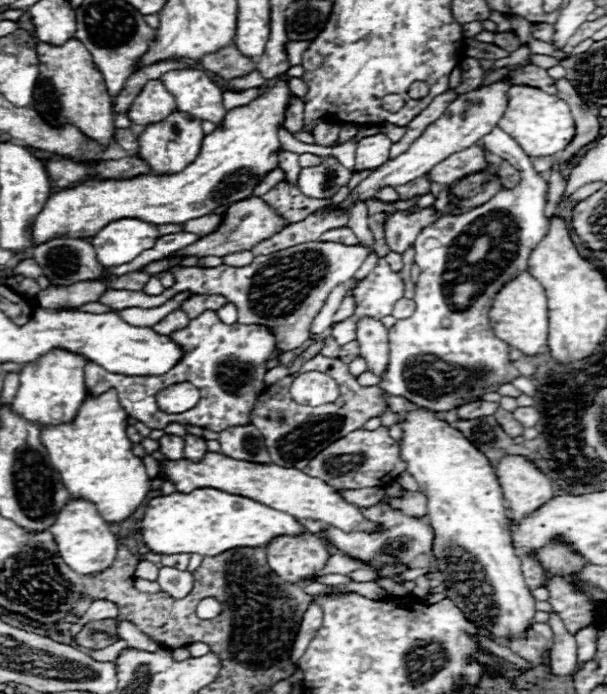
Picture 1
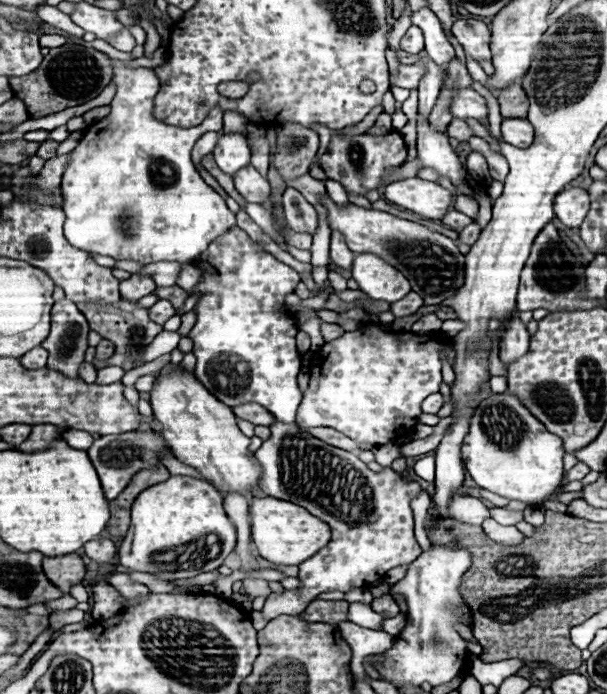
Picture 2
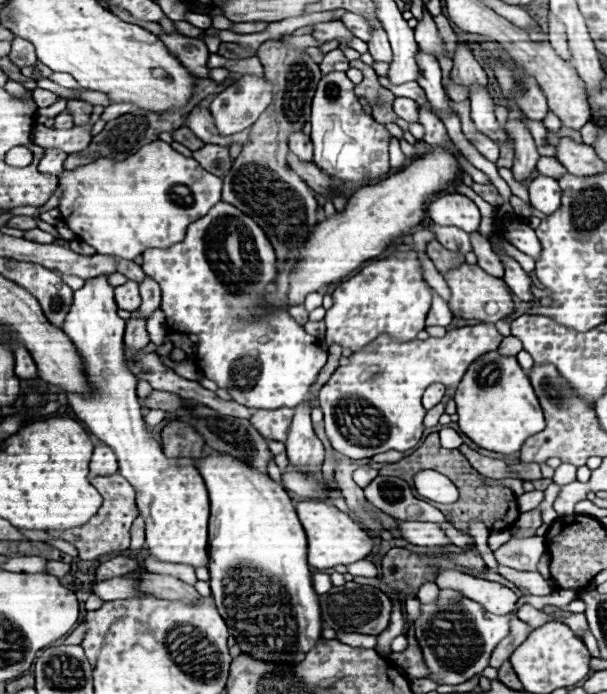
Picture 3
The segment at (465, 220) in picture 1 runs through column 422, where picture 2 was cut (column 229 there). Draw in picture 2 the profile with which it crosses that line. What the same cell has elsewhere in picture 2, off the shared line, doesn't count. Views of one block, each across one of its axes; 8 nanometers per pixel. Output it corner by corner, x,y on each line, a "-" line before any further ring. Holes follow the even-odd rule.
238,226
230,228
222,236
218,236
194,262
200,270
200,282
192,288
190,294
198,294
198,302
194,306
196,324
190,330
188,338
194,342
194,356
198,354
198,364
194,368
194,376
226,406
234,408
240,404
256,402
266,406
278,422
290,424
296,420
296,410
302,400
302,392
296,384
296,376
300,372
300,354
296,350
296,318
284,310
284,298
294,292
300,282
300,274
276,260
270,252
258,248
244,230

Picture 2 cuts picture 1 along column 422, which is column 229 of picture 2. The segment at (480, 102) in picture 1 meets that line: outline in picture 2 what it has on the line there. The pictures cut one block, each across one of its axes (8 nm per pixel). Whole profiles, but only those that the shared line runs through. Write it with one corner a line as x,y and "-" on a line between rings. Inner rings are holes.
220,132
218,144
212,150
216,164
220,166
222,172
226,174
236,174
240,168
250,164
250,148
246,144
246,136
244,134
224,134

